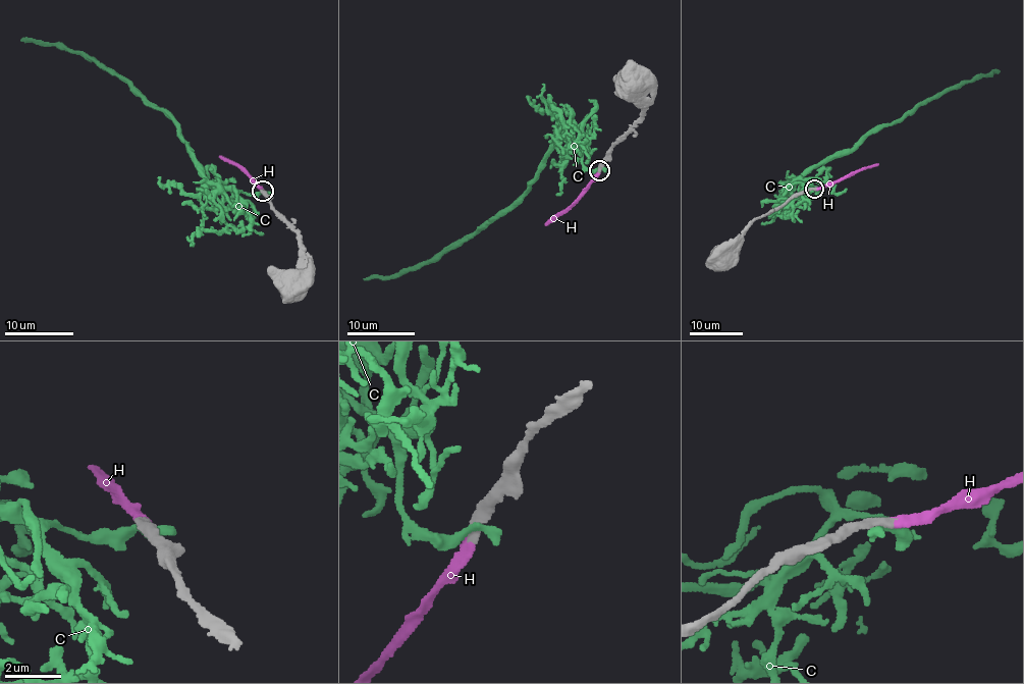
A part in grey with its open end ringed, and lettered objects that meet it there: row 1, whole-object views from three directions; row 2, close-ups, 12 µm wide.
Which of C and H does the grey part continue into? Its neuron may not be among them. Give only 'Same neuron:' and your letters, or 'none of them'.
Same neuron: H

